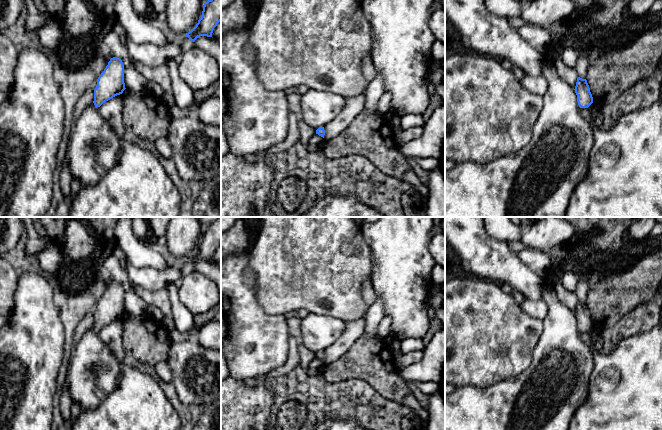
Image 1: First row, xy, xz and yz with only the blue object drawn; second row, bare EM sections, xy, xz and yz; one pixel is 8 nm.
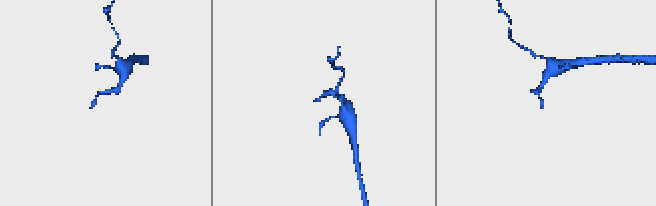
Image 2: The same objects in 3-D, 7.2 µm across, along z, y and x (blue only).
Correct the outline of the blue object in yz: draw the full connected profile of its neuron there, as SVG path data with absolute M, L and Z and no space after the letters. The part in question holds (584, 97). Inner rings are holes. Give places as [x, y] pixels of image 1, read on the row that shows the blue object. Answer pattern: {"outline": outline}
{"outline": "M578 77L574 90L580 108L588 108L593 103L593 97L586 79Z"}

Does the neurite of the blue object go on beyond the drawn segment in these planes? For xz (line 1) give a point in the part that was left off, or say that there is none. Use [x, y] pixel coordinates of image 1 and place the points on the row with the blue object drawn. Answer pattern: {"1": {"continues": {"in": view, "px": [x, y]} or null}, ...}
{"1": {"continues": null}}

